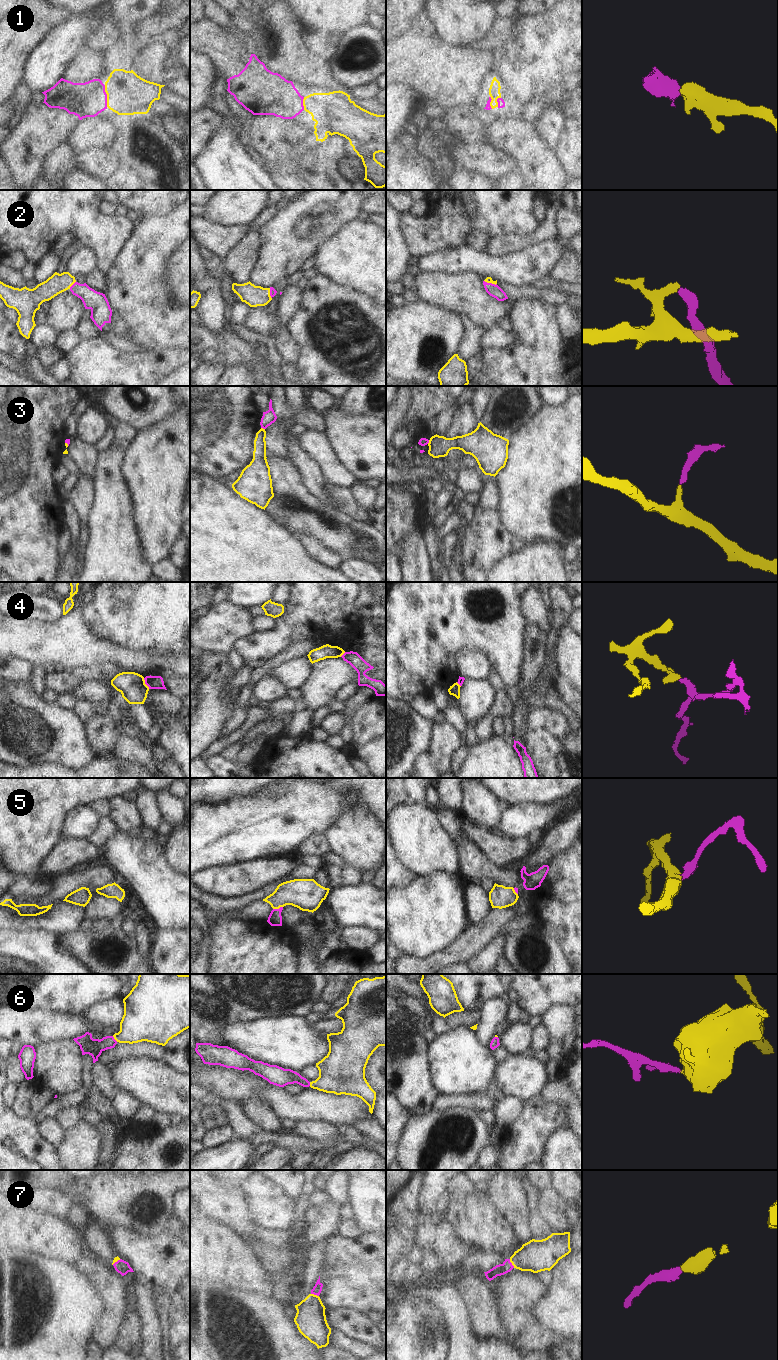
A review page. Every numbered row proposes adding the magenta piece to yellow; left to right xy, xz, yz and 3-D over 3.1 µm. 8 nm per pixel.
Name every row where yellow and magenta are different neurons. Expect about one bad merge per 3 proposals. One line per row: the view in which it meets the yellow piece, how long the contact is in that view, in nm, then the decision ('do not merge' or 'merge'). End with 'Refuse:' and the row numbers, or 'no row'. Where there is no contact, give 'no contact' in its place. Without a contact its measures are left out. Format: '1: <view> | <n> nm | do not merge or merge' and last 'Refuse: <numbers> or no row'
1: xy | 180 nm | merge
2: xy | 80 nm | merge
3: xz | 40 nm | do not merge
4: xy | 100 nm | do not merge
5: xz | 80 nm | merge
6: xy | 60 nm | merge
7: yz | 80 nm | merge
Refuse: 3, 4

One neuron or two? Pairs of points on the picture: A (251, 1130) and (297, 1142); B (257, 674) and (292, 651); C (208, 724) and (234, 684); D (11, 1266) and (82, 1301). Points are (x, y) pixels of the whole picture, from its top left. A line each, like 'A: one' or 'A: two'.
A: one
B: one
C: two
D: one

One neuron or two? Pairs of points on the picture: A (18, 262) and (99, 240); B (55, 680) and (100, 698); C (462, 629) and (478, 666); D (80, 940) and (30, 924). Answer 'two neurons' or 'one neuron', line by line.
A: two neurons
B: two neurons
C: two neurons
D: two neurons

